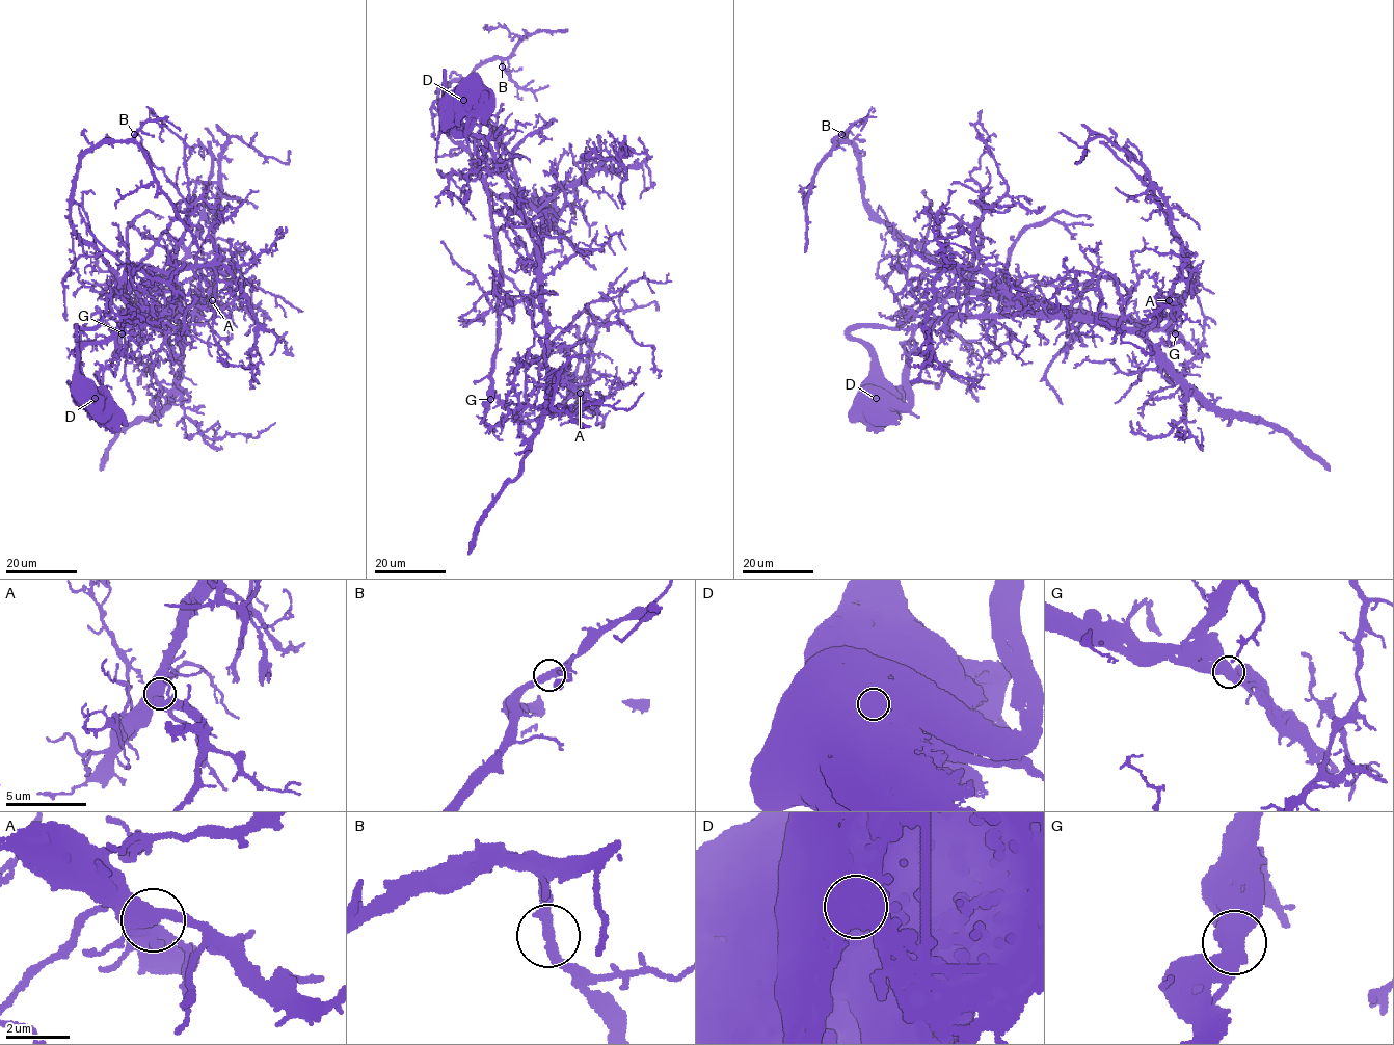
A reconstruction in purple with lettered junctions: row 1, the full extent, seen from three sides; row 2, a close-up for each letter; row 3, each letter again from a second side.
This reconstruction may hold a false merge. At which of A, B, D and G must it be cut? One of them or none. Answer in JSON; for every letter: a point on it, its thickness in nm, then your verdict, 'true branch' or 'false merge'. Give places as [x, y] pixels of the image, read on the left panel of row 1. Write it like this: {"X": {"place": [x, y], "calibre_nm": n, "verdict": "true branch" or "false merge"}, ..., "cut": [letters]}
{"A": {"place": [212, 300], "calibre_nm": 600, "verdict": "true branch"}, "B": {"place": [134, 134], "calibre_nm": 280, "verdict": "true branch"}, "D": {"place": [95, 398], "calibre_nm": 1550, "verdict": "false merge"}, "G": {"place": [122, 333], "calibre_nm": 650, "verdict": "true branch"}, "cut": ["D"]}

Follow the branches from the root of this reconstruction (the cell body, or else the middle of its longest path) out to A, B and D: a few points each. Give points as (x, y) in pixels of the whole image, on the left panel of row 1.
A: (107, 414), (85, 386), (80, 349), (131, 318), (168, 315), (183, 330), (212, 300)
B: (107, 414), (85, 386), (80, 349), (133, 311), (70, 210), (78, 161), (134, 134)
D: (107, 414), (96, 398)

